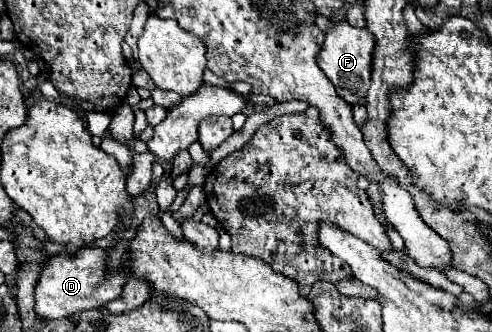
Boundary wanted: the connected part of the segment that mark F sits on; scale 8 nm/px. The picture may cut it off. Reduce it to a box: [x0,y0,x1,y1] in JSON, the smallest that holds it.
[319,22,375,104]

